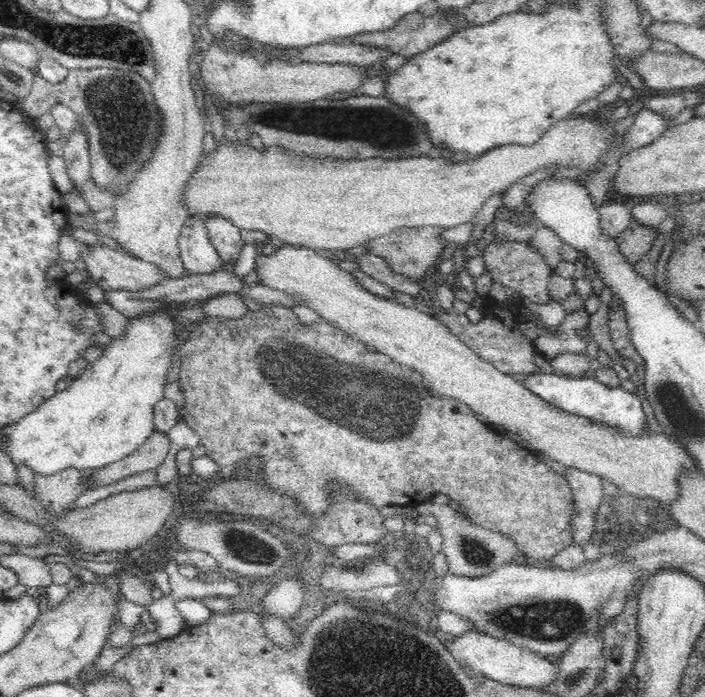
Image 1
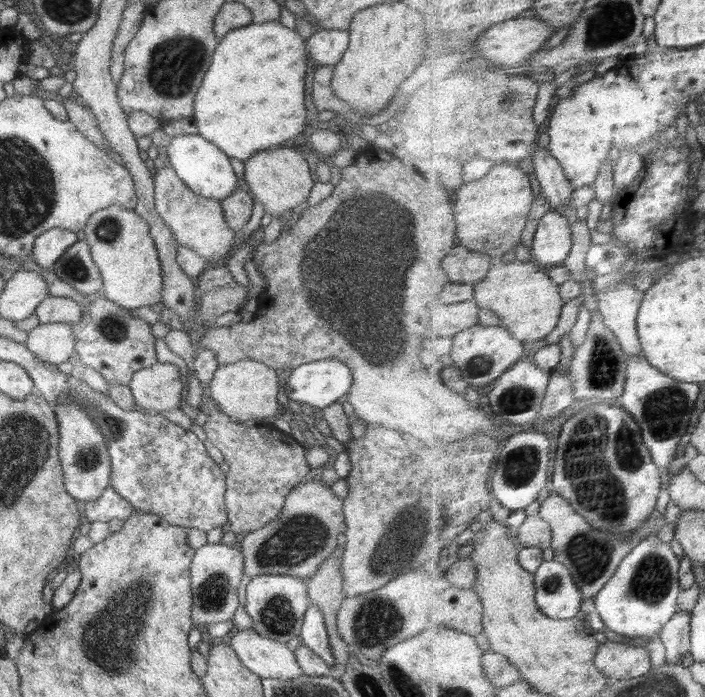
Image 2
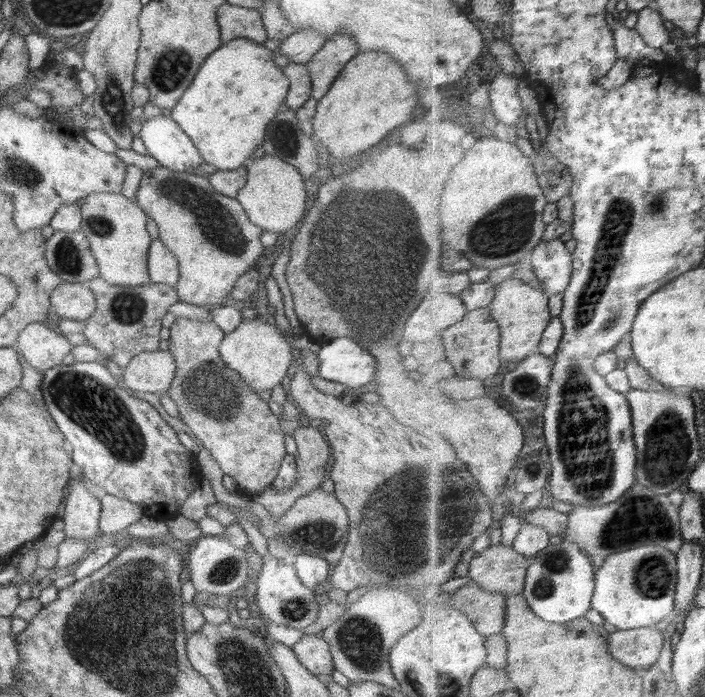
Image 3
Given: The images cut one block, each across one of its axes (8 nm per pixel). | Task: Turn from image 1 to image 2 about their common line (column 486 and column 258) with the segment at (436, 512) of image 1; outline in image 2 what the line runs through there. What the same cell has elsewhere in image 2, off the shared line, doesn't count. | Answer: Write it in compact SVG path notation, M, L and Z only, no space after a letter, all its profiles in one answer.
M315 479L296 485L285 498L283 509L274 521L236 539L243 554L243 572L249 577L280 574L303 580L311 577L338 545L338 534L345 524L343 500L330 487Z

